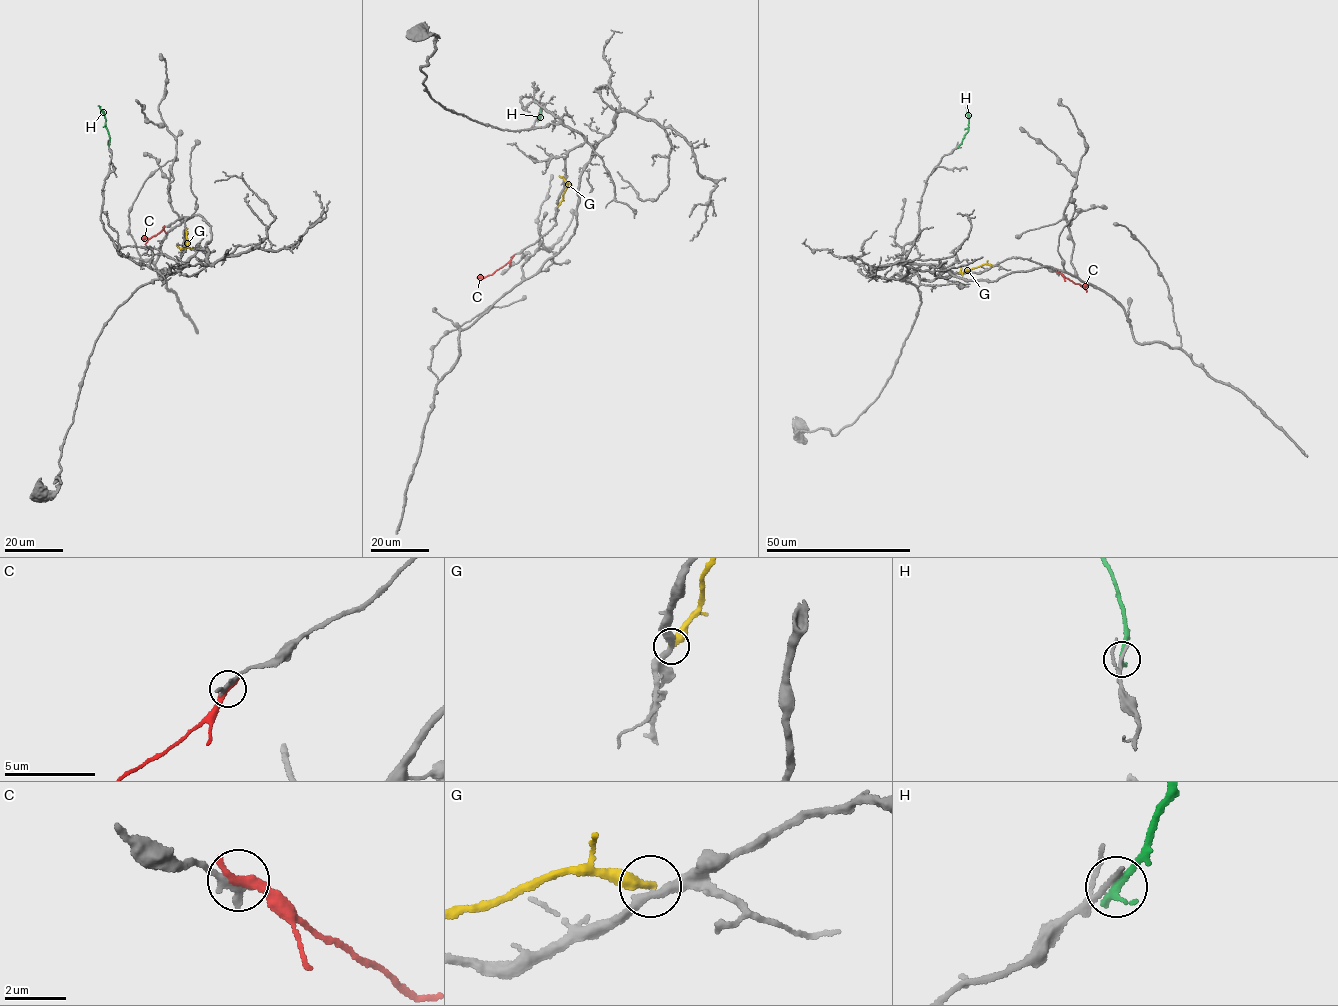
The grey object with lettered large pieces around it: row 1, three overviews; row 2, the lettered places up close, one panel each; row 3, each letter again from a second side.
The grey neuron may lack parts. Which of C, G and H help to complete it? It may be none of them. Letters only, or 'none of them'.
none of them

